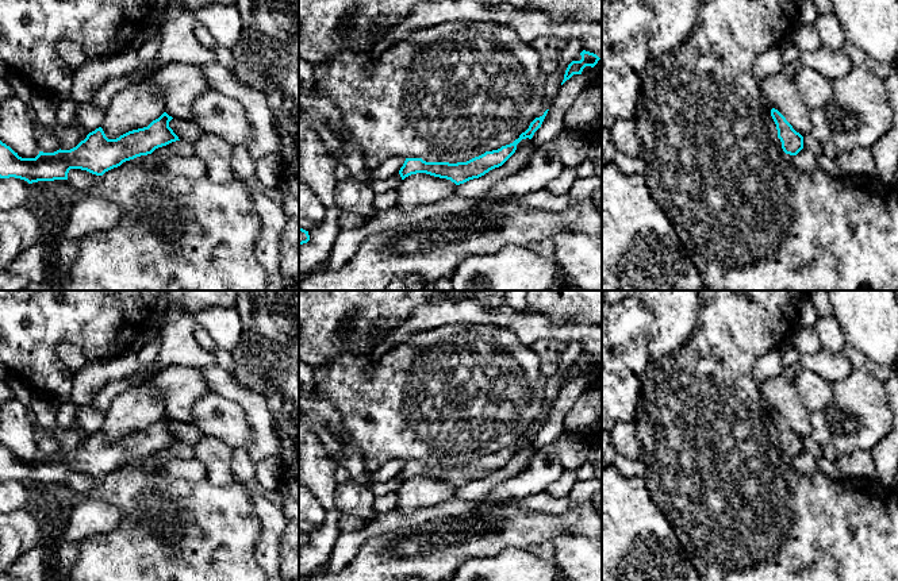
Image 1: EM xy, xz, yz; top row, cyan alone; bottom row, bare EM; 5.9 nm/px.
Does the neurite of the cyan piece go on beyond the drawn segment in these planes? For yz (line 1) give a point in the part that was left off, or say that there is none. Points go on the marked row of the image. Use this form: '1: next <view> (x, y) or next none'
1: next none

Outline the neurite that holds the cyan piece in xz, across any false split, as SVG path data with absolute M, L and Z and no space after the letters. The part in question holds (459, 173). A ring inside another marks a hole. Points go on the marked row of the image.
M546 113L536 118L529 128L519 135L513 143L502 146L498 150L486 151L484 154L475 157L467 162L426 162L422 158L406 158L403 166L399 170L402 180L411 174L426 173L434 177L446 178L456 185L464 184L469 180L479 178L490 170L502 166L517 150L517 145L522 139L531 139L534 132L541 127Z

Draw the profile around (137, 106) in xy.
M141 81L115 93L105 109L101 128L108 139L147 127L165 112L164 89Z

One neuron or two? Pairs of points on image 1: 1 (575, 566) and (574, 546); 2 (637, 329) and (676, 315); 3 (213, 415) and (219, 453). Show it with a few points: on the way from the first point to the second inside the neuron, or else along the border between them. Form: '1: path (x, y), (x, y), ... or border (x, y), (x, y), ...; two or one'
1: path (575, 561), (574, 551); one
2: border (644, 304), (649, 308), (653, 318), (648, 354); two
3: border (203, 435), (219, 438), (233, 447); two

